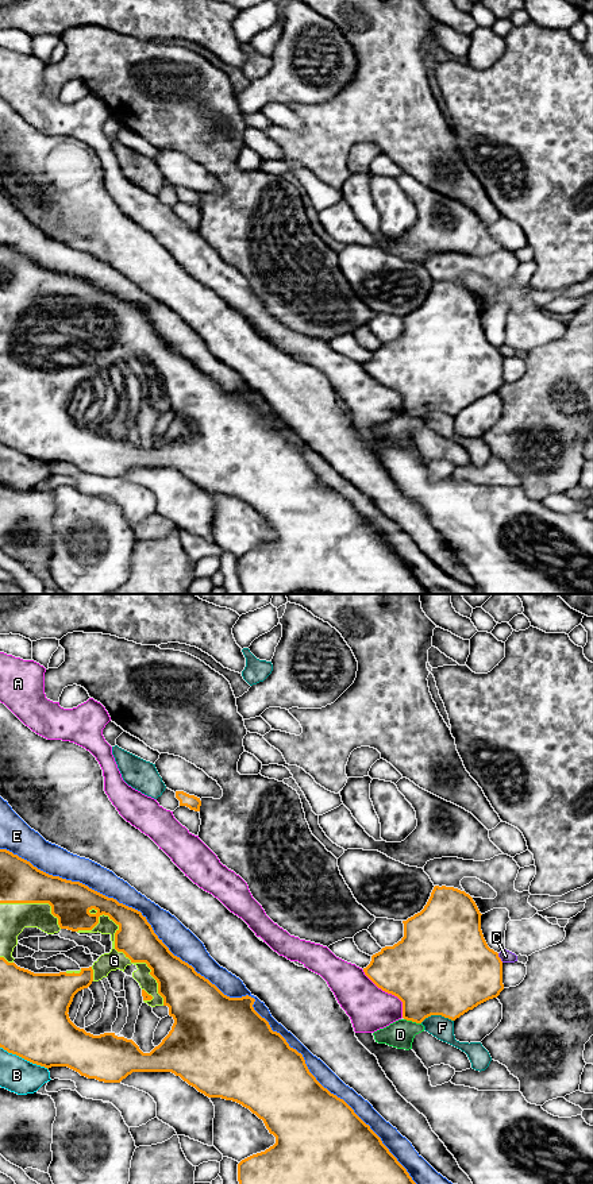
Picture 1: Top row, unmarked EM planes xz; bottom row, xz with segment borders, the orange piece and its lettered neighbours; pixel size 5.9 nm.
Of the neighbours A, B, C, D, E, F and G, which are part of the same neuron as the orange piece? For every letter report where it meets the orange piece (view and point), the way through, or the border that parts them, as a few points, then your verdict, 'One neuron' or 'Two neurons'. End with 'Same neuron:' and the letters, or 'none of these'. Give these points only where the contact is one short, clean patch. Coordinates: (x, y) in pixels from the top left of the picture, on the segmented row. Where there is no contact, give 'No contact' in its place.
A: Touches orange at xz (389, 992). Two neurons
B: Touches orange at xz (24, 1059). Two neurons
C: Touches orange at xz (499, 957). Two neurons
D: Touches orange at xz (412, 1021). Two neurons
E: Touches orange at xz (219, 990). Two neurons
F: Touches orange at xz (436, 1014). Two neurons
G: Touches orange at xz (118, 951). One neuron
Same neuron: G

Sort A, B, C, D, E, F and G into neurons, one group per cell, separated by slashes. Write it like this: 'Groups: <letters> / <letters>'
Groups: A / B / C / D / E / F / G

